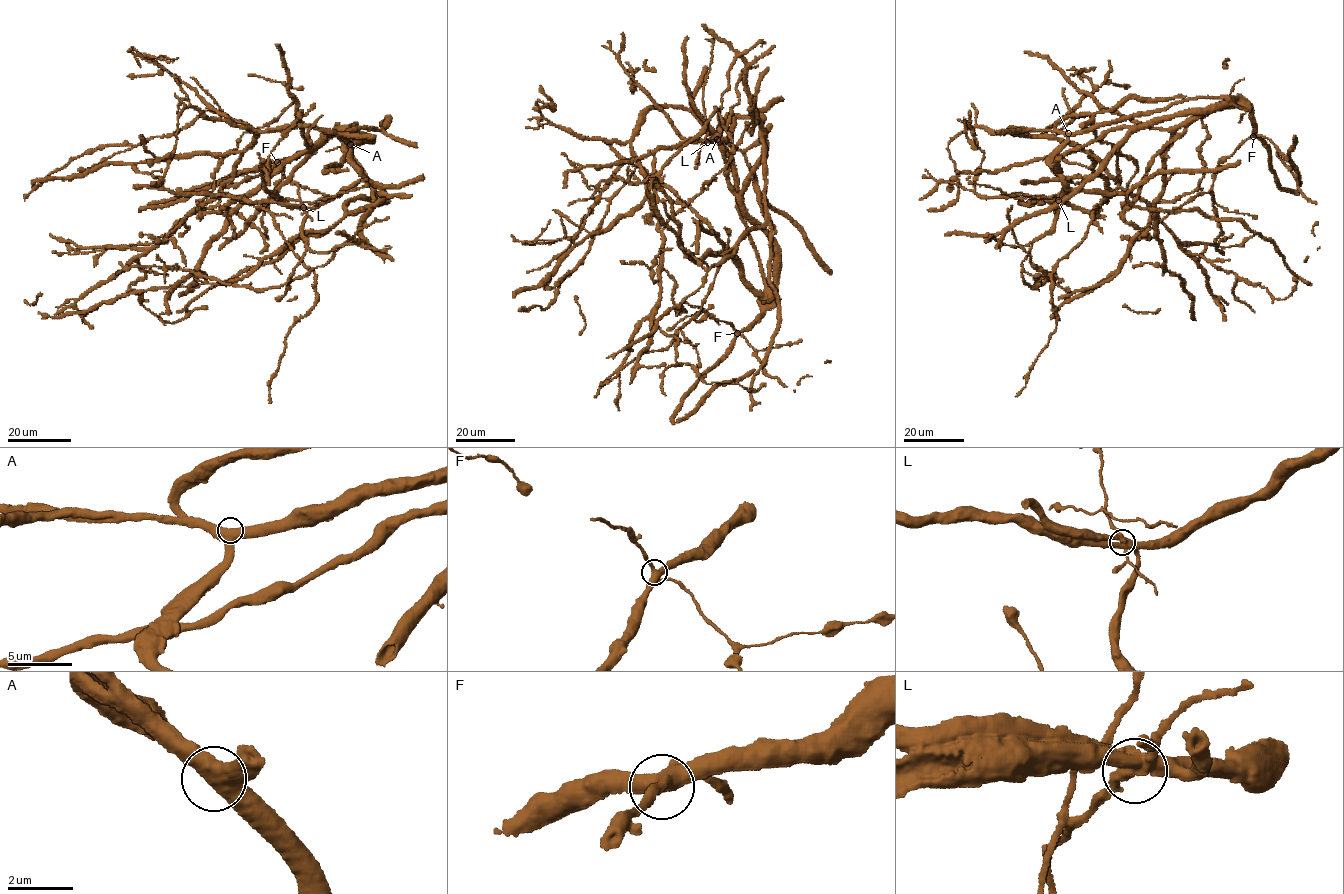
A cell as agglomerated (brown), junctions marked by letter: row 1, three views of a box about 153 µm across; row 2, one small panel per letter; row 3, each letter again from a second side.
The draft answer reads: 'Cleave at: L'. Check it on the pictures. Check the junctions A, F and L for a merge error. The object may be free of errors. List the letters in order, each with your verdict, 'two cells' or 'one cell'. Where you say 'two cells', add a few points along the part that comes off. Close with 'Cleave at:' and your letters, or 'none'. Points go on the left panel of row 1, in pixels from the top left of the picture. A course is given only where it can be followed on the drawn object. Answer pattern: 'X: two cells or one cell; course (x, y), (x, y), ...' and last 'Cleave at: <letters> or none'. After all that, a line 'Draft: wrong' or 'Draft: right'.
A: one cell
F: one cell
L: two cells; course (303, 207), (299, 200), (316, 203), (366, 185), (367, 179)
Cleave at: L
Draft: right

